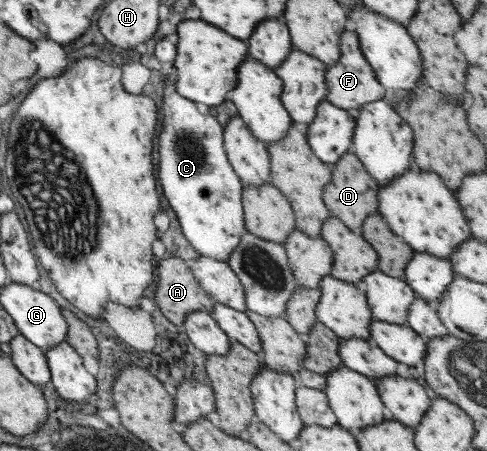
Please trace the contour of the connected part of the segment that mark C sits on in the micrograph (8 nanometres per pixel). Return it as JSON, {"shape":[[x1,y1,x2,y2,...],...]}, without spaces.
{"shape":[[174,84,166,85,163,90,164,100,157,104,158,125,162,129,156,134,158,157,158,182,162,192,176,215,182,236,191,247,202,256,225,262,233,248,236,248,240,236,246,231,242,219,241,189,242,184,230,166,223,146,223,130,218,121,210,114,201,114,190,100,184,100,174,90]]}

